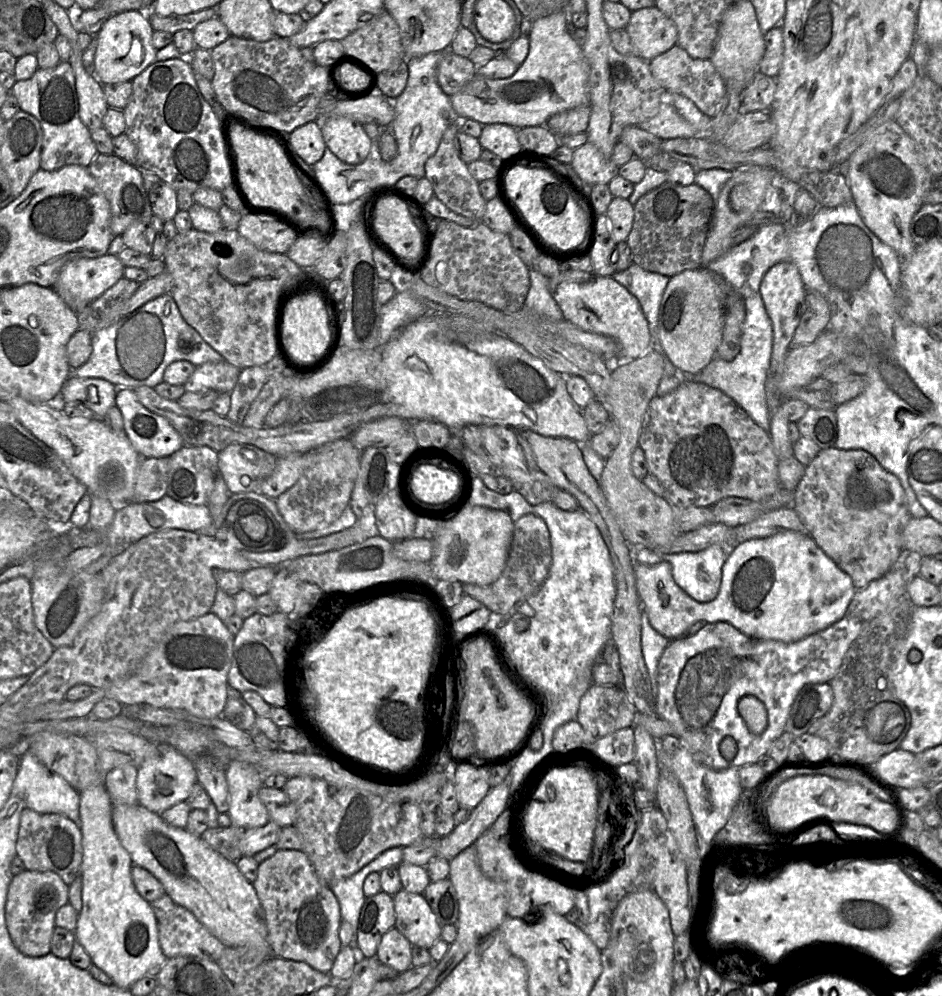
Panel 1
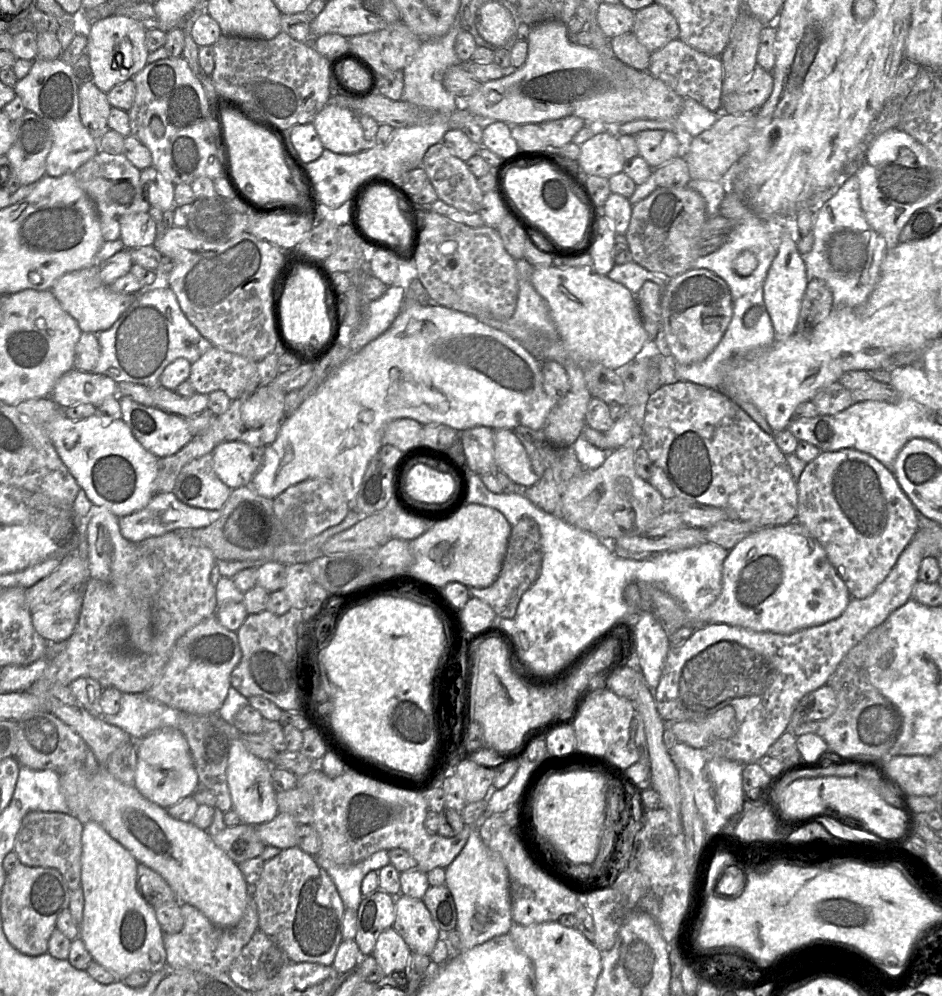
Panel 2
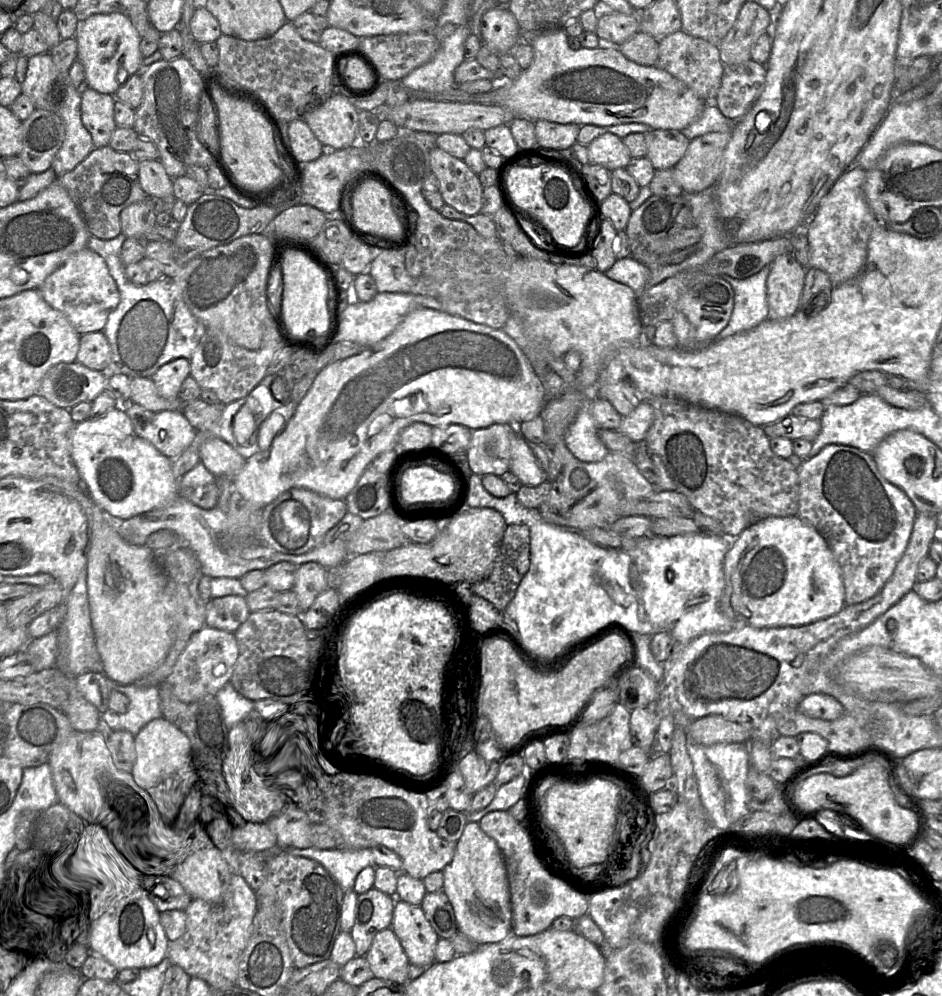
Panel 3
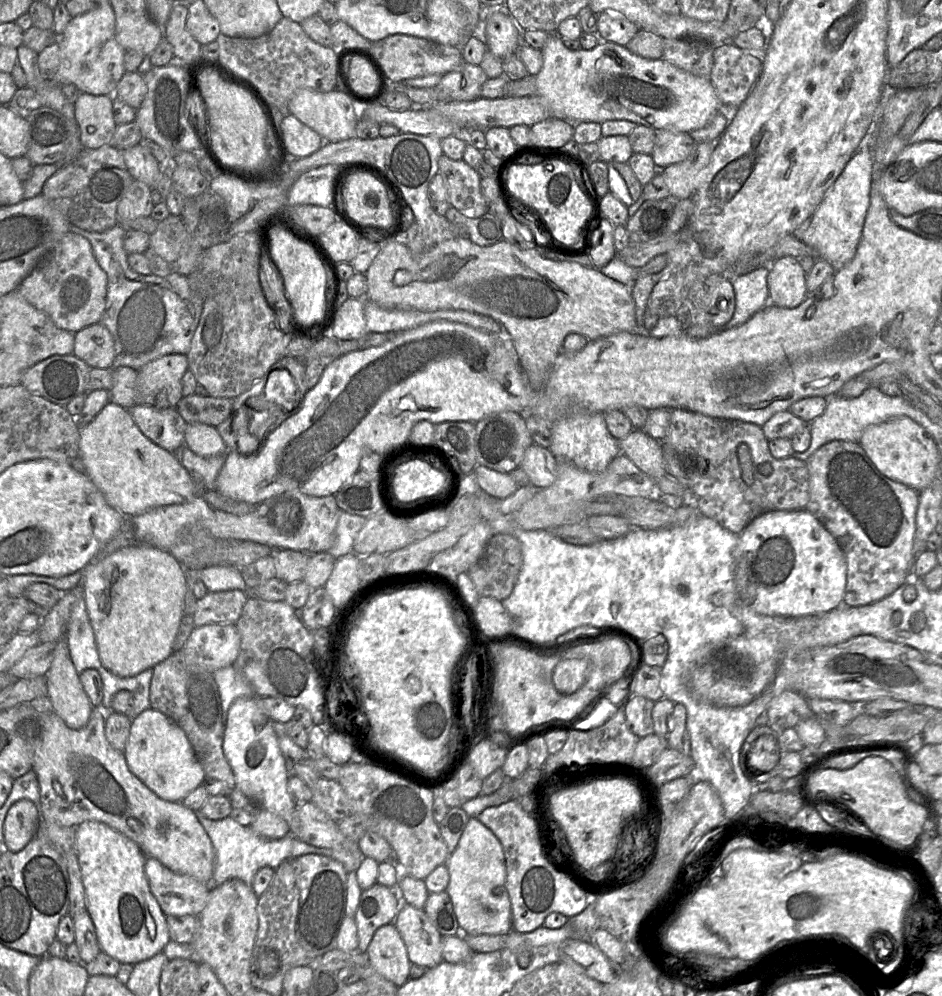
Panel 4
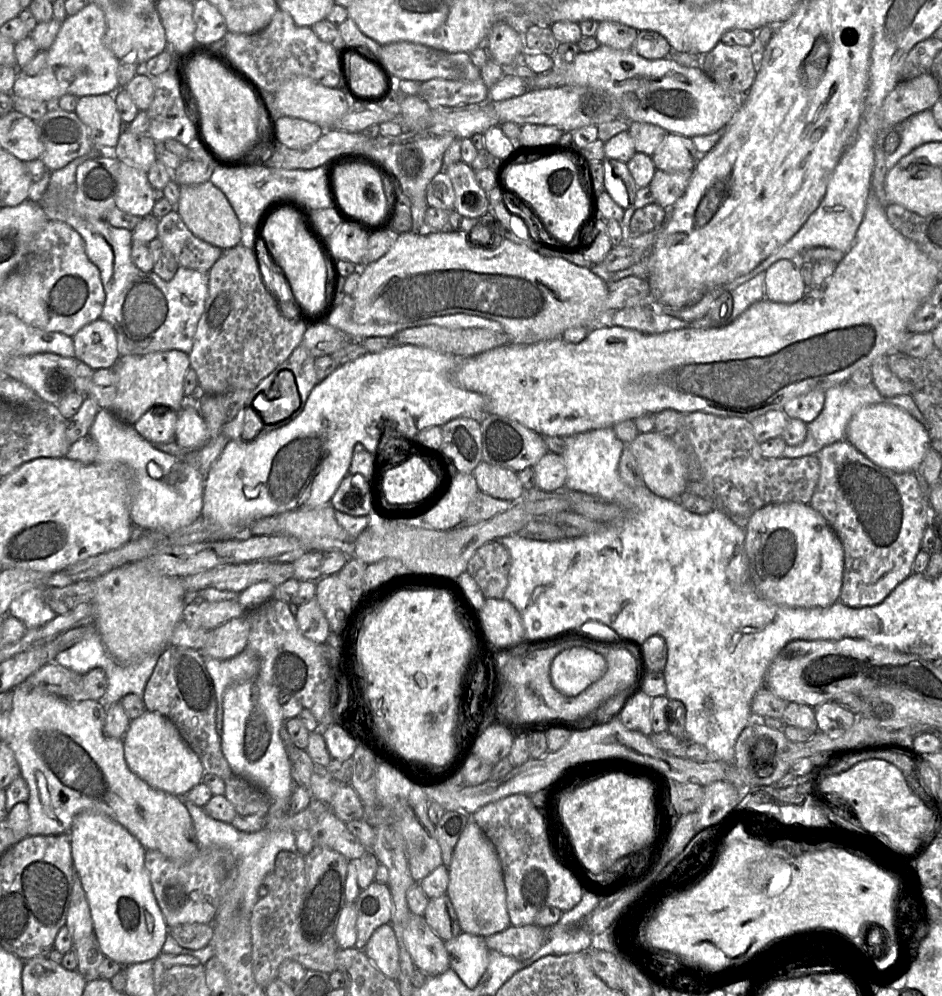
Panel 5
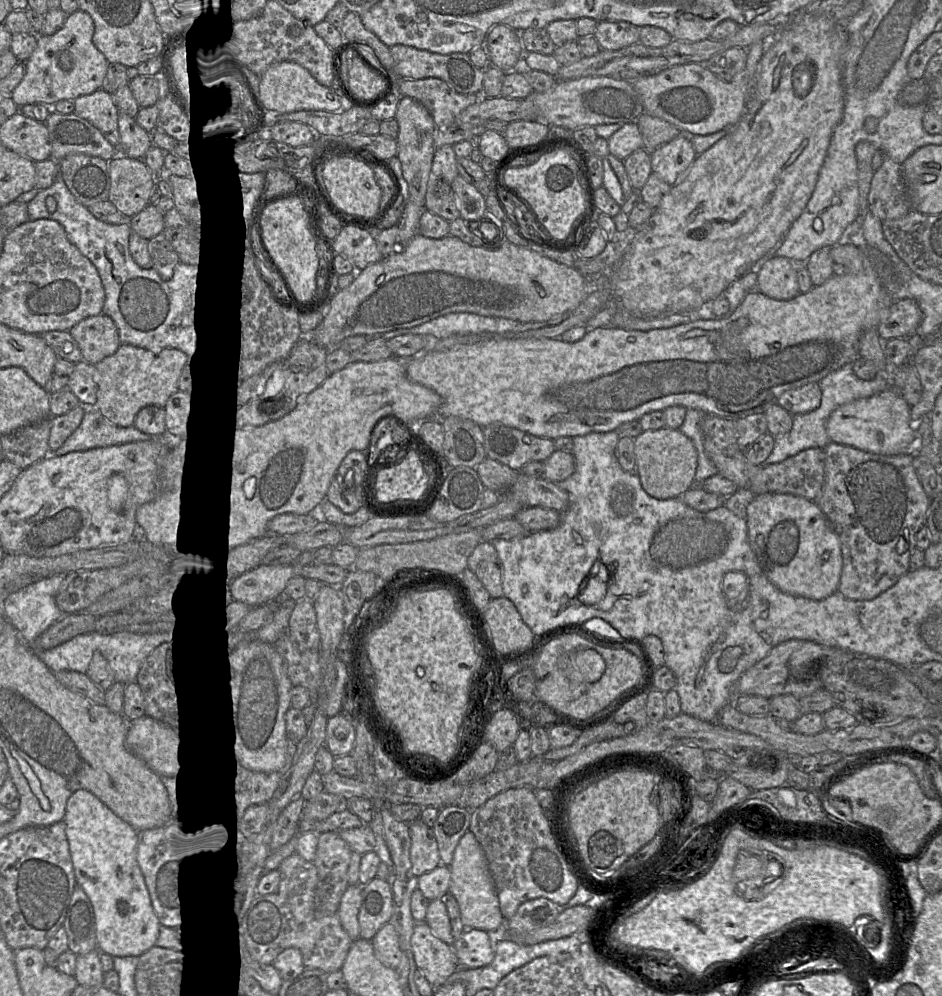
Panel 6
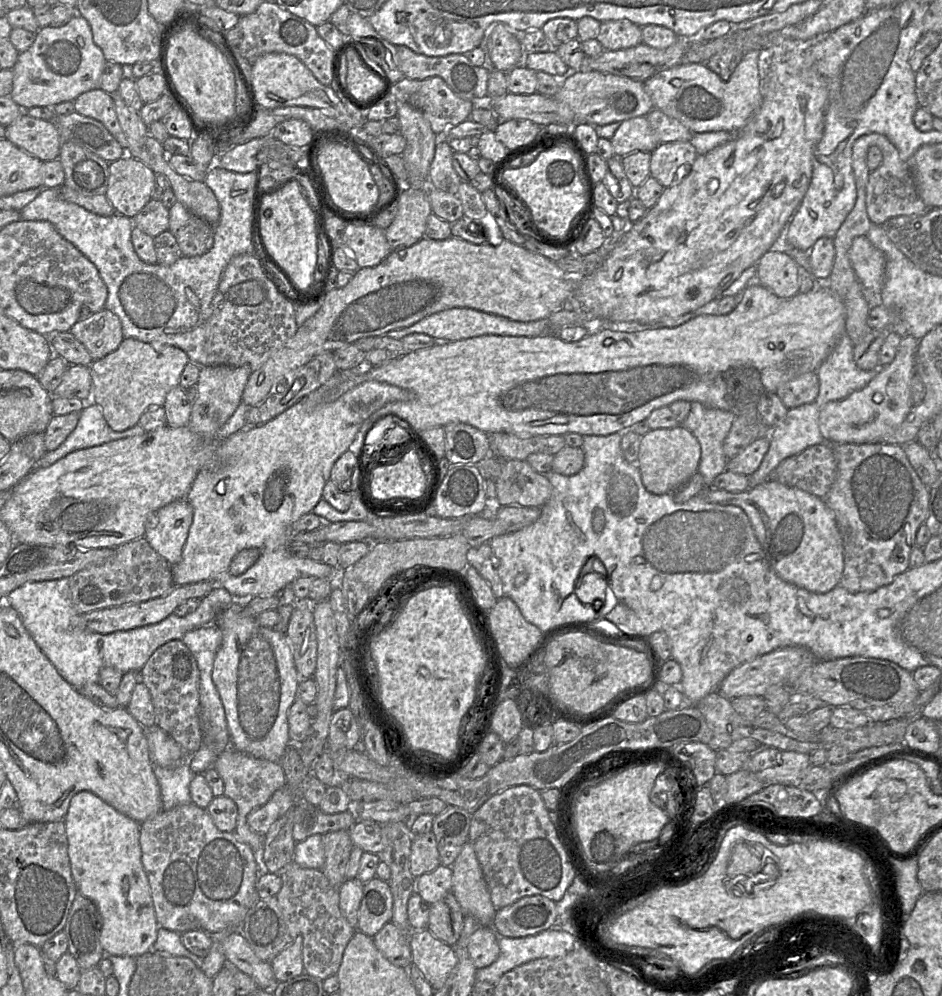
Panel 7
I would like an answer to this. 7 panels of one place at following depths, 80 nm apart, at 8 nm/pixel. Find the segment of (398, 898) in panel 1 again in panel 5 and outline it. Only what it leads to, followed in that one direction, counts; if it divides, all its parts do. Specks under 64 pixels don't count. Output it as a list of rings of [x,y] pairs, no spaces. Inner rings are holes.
[[[411,913],[403,936],[417,969],[432,977],[450,968],[445,942],[431,929],[424,916]]]

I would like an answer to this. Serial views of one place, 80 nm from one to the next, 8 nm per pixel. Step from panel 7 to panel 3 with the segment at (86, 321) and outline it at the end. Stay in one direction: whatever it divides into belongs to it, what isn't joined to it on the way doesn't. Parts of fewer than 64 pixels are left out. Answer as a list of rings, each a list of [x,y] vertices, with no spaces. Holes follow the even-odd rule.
[[[102,331],[80,335],[76,361],[92,370],[102,371],[110,360],[110,345]]]

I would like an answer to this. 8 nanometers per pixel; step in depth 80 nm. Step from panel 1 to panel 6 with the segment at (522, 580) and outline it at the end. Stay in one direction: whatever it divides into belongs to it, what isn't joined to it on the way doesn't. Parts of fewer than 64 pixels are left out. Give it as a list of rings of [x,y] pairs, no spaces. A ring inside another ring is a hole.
[[[481,541],[470,554],[467,567],[478,577],[492,598],[503,596],[502,563],[491,542]]]

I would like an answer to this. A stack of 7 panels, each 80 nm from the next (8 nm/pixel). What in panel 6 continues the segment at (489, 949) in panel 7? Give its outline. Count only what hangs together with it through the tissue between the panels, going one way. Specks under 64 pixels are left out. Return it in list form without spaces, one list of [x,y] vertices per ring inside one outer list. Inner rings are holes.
[[[465,929],[452,947],[459,968],[481,968],[495,957],[495,936],[480,929]]]

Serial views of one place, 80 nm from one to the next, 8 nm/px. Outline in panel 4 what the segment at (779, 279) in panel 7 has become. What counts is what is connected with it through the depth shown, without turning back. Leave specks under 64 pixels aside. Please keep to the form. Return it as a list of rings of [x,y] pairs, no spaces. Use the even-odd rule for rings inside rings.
[[[785,256],[775,260],[769,267],[769,302],[782,308],[799,306],[807,297],[807,274],[799,260]]]

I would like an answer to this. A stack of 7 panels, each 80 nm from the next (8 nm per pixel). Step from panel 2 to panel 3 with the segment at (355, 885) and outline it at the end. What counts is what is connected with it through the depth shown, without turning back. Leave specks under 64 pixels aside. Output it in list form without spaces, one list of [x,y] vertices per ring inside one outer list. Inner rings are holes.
[[[309,847],[309,848],[286,848],[286,849],[279,849],[279,850],[285,850],[288,853],[294,855],[294,856],[301,856],[301,857],[307,857],[310,859],[313,859],[320,863],[322,866],[324,866],[340,883],[342,888],[345,891],[354,889],[355,881],[357,875],[366,867],[368,866],[374,866],[374,859],[373,859],[373,853],[372,848],[363,848],[363,849],[347,849],[347,848],[333,848],[333,849],[318,849],[315,847]]]

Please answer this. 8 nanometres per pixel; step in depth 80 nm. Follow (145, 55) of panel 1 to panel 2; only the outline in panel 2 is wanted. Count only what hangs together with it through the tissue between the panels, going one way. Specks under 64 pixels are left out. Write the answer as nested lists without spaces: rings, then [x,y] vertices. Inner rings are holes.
[[[120,14],[86,23],[86,53],[92,70],[92,82],[101,91],[107,94],[116,85],[132,79],[147,65],[146,30],[137,20]]]

